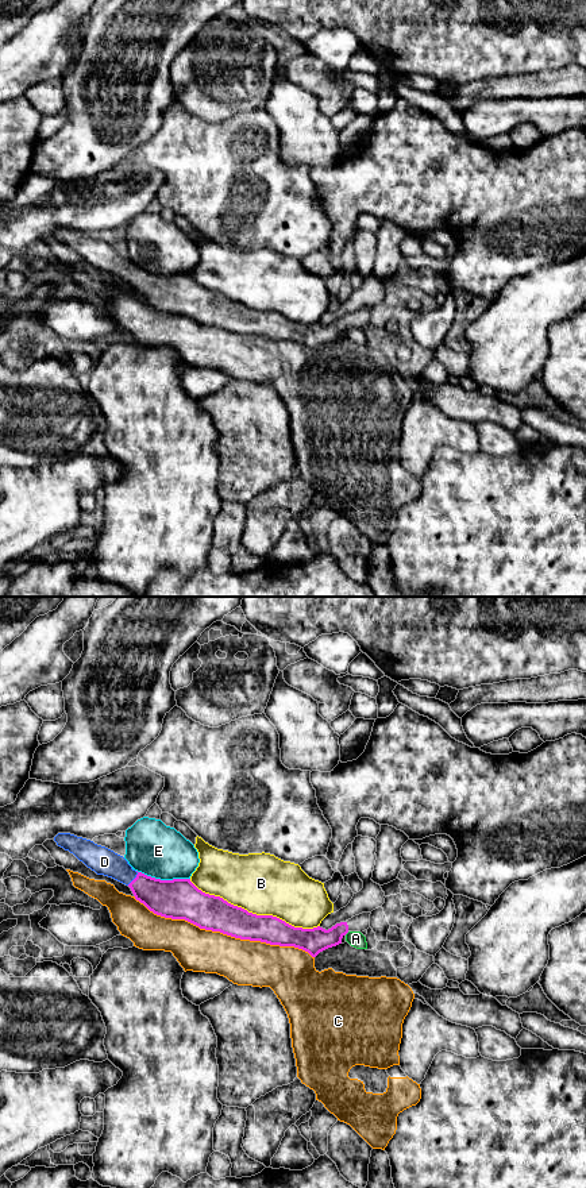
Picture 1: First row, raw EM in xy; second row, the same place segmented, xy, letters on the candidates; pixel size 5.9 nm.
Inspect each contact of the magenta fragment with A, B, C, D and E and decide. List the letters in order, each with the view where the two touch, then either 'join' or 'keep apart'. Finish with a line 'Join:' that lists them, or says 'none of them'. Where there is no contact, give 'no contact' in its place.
A: contact in xy; keep apart
B: contact in xy; keep apart
C: contact in xy; keep apart
D: contact in xy; join
E: contact in xy; keep apart
Join: D

